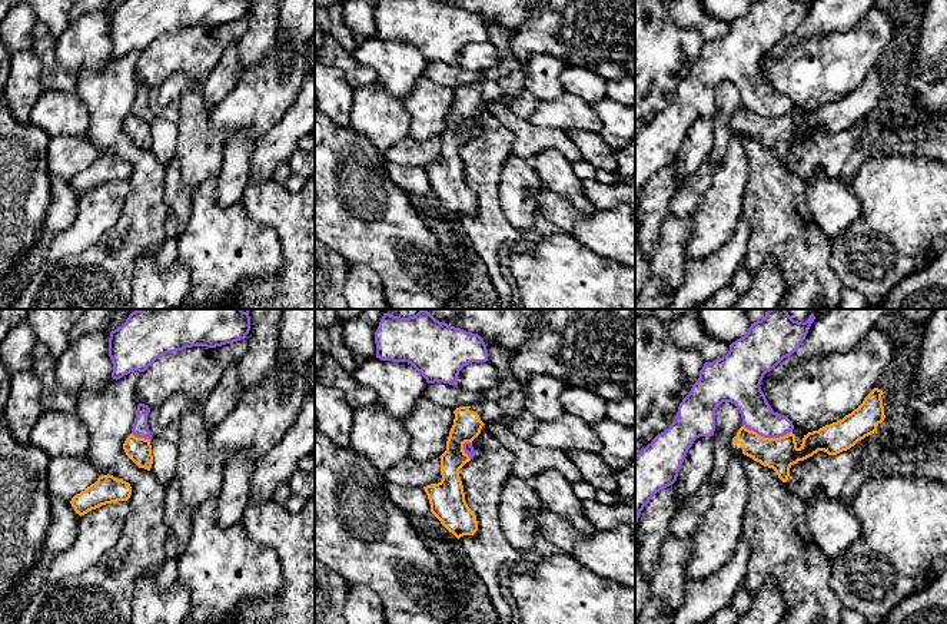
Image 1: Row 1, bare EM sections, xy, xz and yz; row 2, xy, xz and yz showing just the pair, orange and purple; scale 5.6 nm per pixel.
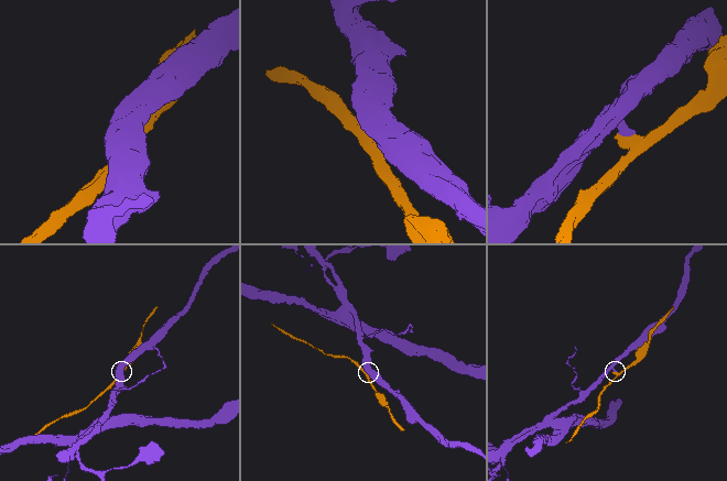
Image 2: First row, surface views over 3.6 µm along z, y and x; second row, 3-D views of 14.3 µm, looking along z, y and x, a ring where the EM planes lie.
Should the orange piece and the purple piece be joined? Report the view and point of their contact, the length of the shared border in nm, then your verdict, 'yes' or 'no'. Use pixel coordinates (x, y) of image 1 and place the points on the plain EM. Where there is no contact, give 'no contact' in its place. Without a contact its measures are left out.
yz (767, 118) | 280 nm | no

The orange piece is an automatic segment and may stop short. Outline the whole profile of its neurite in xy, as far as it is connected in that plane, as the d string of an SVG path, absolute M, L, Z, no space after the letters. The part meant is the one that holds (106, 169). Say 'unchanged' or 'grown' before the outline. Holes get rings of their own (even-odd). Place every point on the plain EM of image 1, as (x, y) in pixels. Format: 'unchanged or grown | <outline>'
unchanged | M102 155L94 163L87 166L80 173L74 175L70 183L82 196L102 185L117 180L127 180L130 175L132 166L129 162L117 159L113 155Z

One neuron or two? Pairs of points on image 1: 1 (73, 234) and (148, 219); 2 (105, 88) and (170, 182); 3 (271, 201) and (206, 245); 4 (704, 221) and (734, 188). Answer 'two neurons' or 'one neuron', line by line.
1: two neurons
2: two neurons
3: two neurons
4: one neuron

